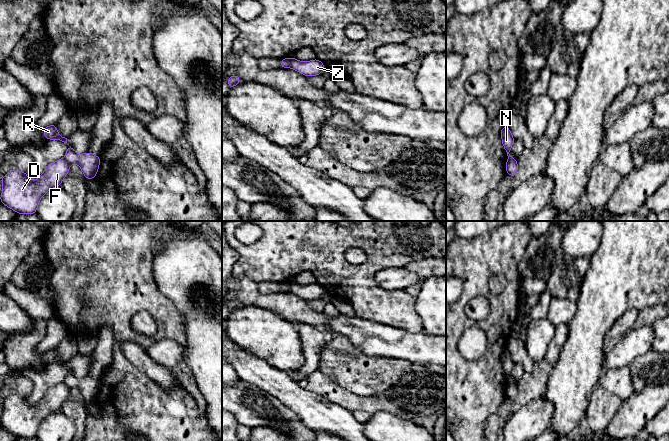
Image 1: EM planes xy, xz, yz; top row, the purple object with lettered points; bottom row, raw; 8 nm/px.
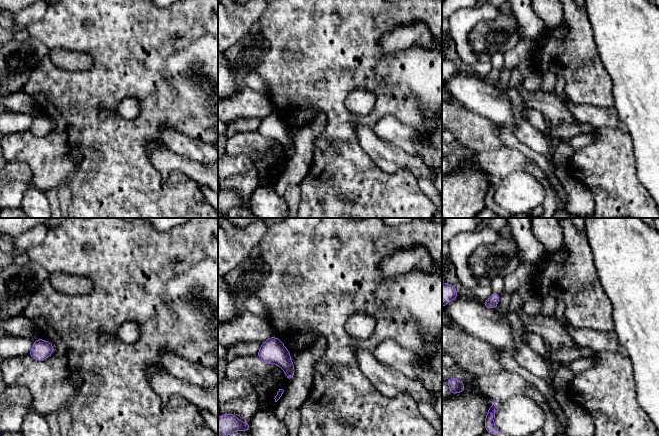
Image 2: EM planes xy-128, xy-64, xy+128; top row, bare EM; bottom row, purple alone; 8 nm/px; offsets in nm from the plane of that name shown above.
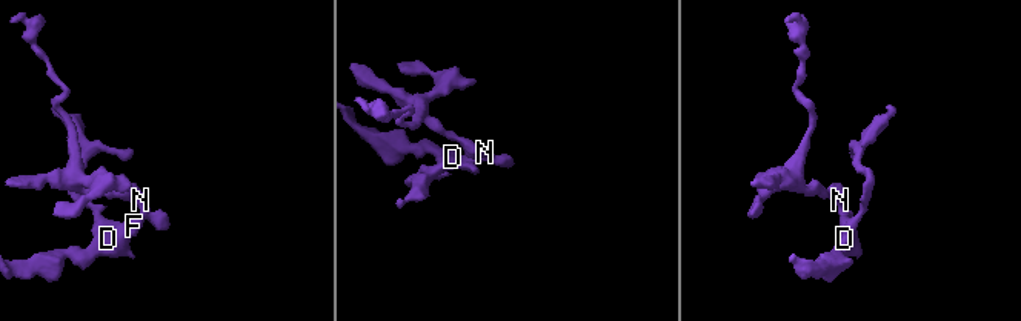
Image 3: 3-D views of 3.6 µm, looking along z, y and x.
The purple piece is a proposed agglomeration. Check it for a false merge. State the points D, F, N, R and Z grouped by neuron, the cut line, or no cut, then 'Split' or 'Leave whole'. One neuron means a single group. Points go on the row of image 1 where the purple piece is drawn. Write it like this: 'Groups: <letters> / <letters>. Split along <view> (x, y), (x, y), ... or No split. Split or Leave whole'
Groups: D F / N R Z. Split along xz (289, 58), (290, 66). Split

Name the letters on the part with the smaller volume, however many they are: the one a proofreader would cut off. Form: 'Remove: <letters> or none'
Remove: N, R, Z

